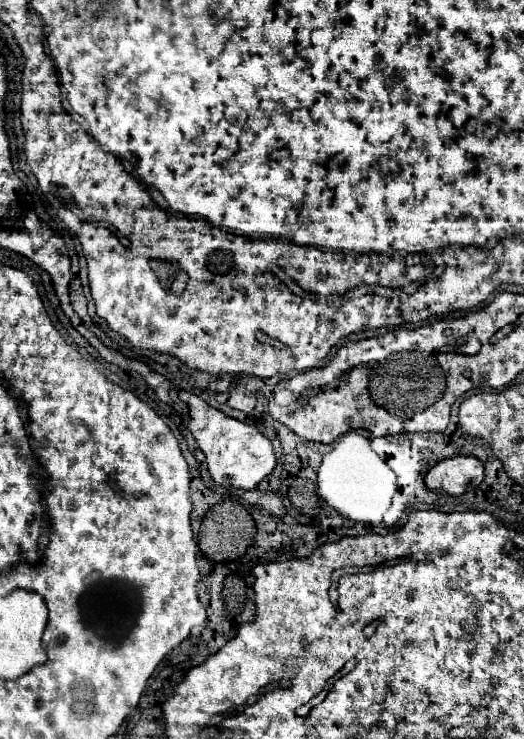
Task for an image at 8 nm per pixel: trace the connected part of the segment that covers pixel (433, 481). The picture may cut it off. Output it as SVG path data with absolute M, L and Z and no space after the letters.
M454 455L438 461L424 477L426 487L446 495L462 495L484 479L484 463L472 455Z

